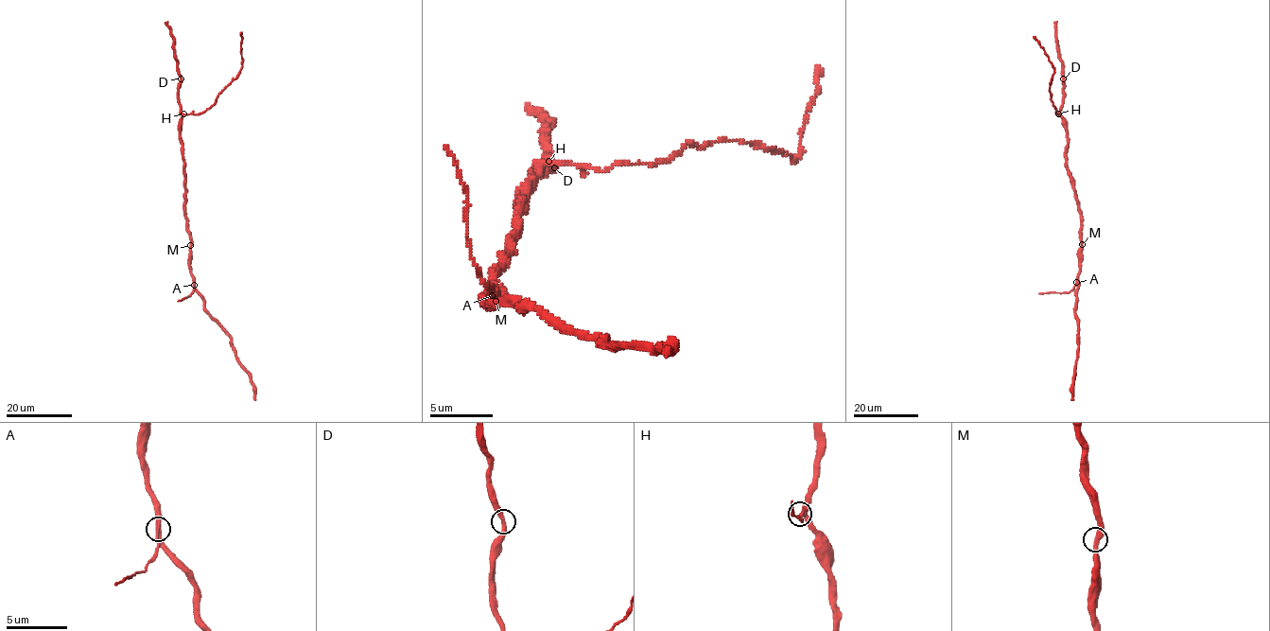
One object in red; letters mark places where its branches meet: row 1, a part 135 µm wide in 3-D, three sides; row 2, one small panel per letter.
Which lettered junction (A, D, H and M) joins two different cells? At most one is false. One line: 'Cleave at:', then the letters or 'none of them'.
Cleave at: none of them

